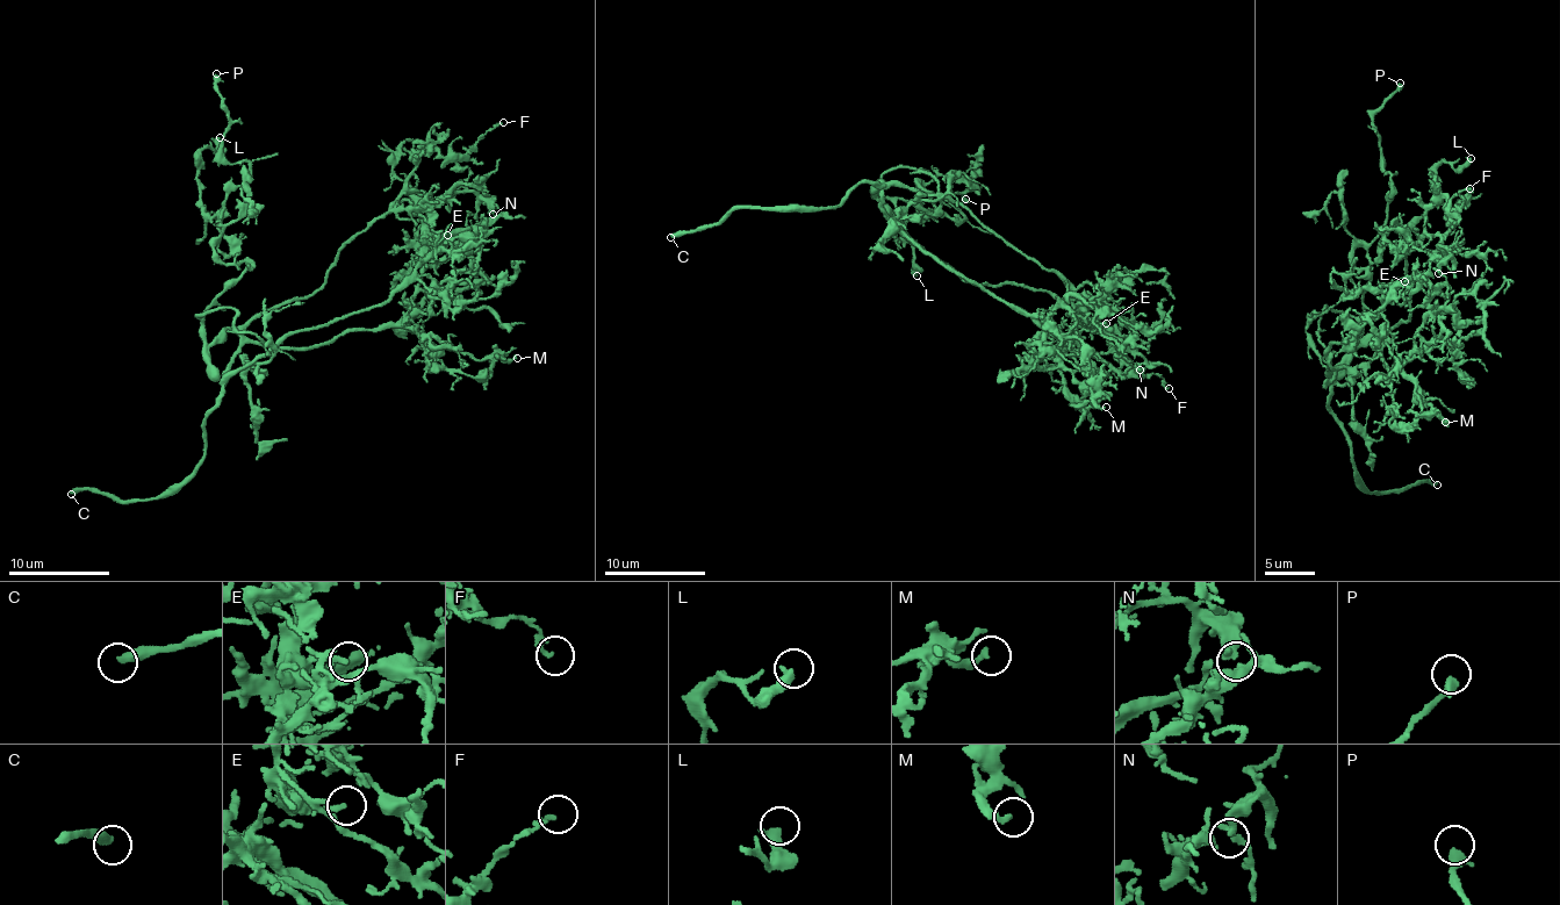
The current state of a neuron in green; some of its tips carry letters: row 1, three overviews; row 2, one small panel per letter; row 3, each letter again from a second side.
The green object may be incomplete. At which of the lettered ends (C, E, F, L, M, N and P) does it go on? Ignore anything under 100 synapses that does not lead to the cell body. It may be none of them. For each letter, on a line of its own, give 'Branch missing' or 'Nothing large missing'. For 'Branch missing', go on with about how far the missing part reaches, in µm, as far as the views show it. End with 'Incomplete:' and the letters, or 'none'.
C: Branch missing. Missing length about 30 µm
E: Nothing large missing
F: Nothing large missing
L: Nothing large missing
M: Nothing large missing
N: Nothing large missing
P: Nothing large missing
Incomplete: C

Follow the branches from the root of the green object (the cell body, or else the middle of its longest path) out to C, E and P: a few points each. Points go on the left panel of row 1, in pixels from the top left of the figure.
C: (223, 307), (198, 316), (206, 358), (221, 388), (203, 426), (202, 462), (150, 498), (71, 494)
E: (223, 307), (237, 313), (238, 330), (275, 346), (293, 334), (379, 307), (414, 275), (426, 242), (447, 235)
P: (223, 307), (198, 316), (247, 265), (214, 248), (224, 200), (251, 167), (222, 153), (228, 107), (216, 73)

